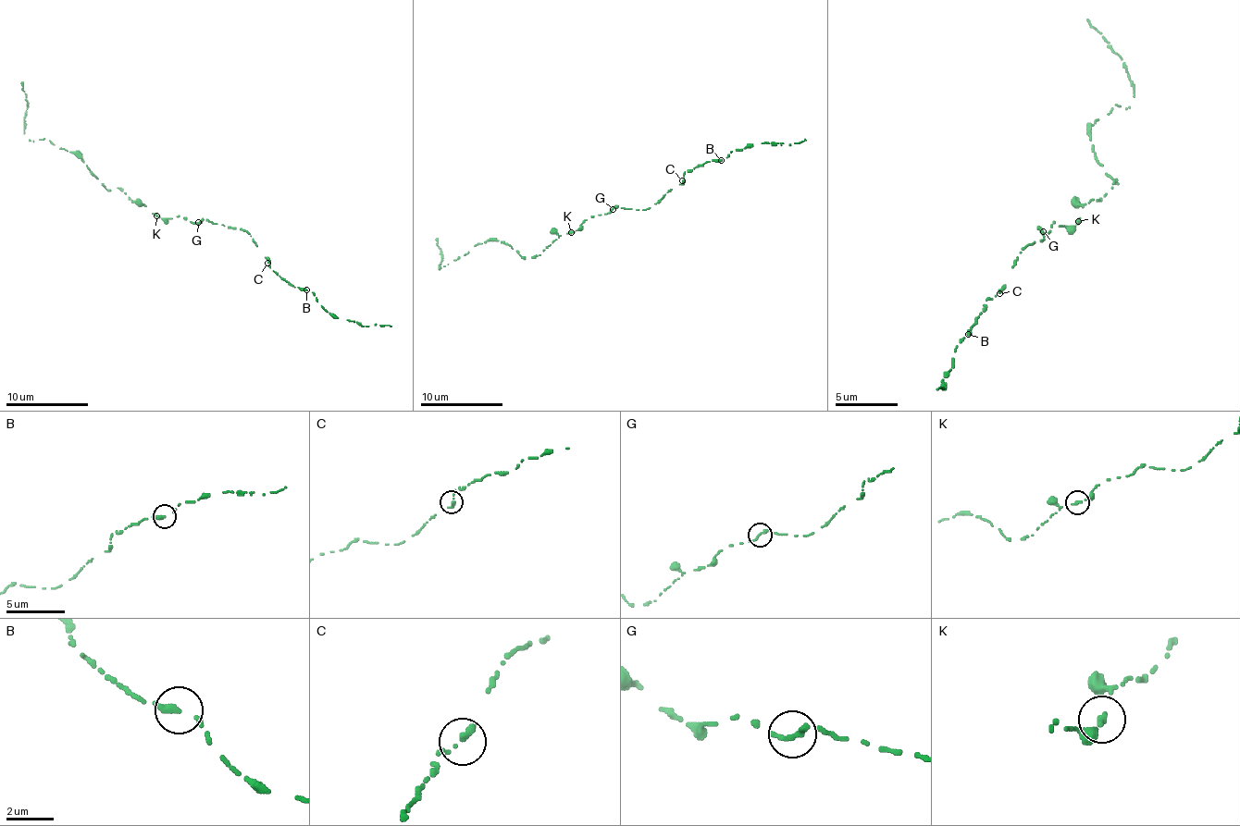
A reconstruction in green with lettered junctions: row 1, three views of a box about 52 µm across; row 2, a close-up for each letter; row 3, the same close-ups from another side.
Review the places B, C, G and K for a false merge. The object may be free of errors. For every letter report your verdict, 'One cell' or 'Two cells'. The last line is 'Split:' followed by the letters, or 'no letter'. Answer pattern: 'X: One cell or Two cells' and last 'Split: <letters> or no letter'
B: One cell
C: One cell
G: One cell
K: One cell
Split: no letter

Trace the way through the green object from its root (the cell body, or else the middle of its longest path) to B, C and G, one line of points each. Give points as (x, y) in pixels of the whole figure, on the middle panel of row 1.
B: (598, 215), (608, 213), (614, 207), (647, 209), (680, 184), (684, 172), (690, 172), (707, 162), (721, 160)
C: (598, 215), (608, 213), (614, 207), (647, 209), (682, 180)
G: (598, 215), (613, 209)

